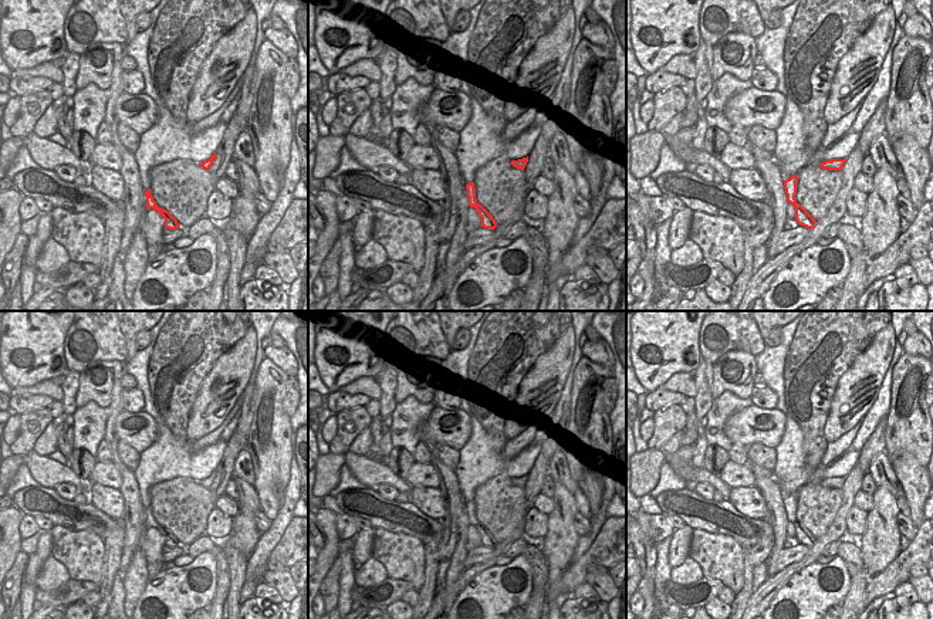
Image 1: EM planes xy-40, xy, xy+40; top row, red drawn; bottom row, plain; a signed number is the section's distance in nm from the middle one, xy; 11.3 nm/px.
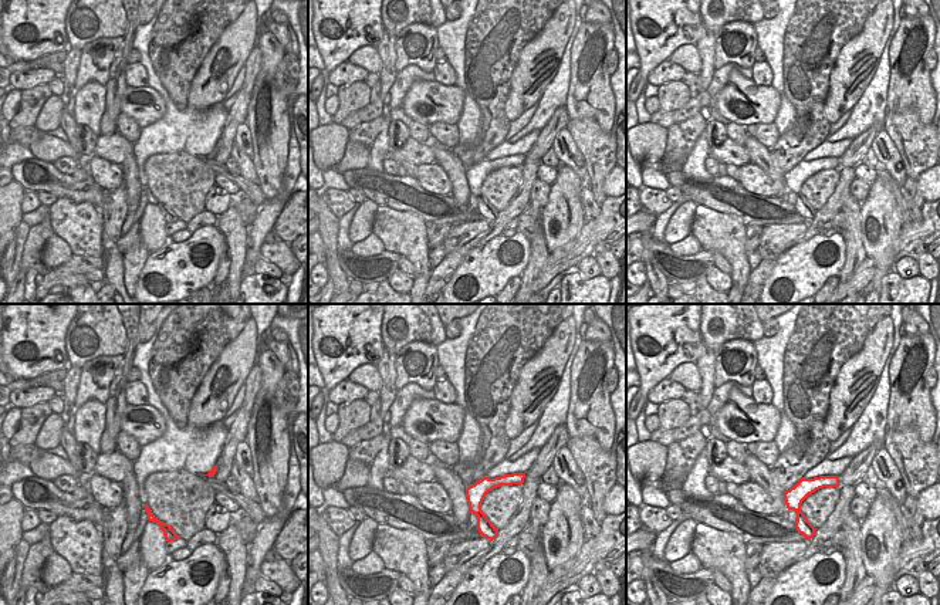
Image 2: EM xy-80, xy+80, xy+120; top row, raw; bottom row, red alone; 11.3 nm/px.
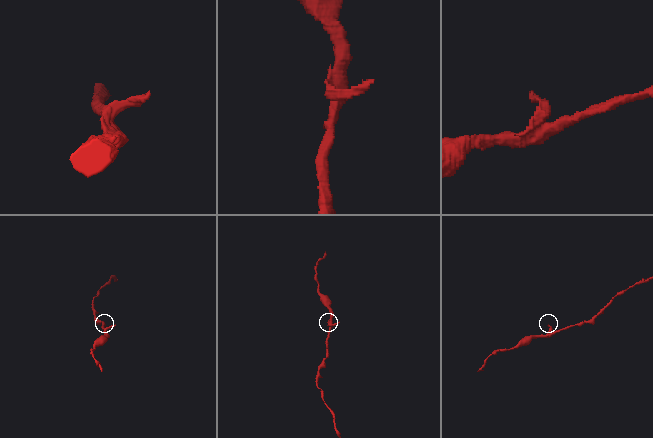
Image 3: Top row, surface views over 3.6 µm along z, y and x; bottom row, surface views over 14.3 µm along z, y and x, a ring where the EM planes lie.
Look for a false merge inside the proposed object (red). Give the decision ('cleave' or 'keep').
keep

